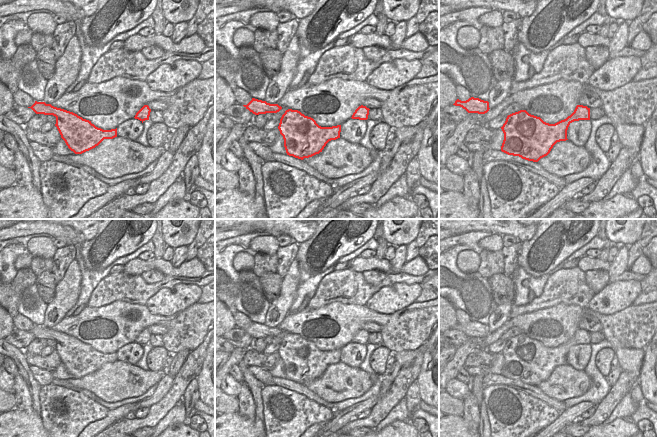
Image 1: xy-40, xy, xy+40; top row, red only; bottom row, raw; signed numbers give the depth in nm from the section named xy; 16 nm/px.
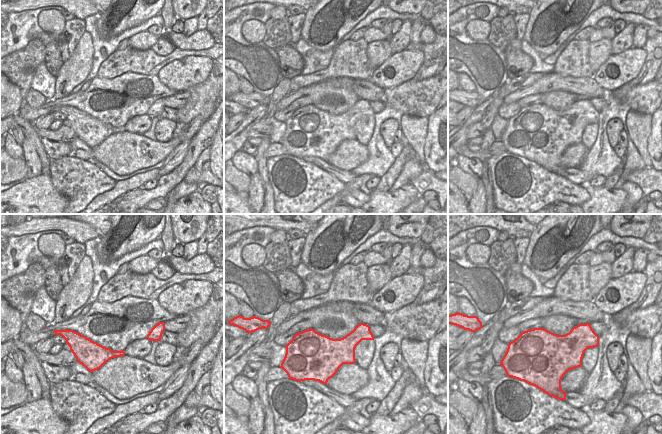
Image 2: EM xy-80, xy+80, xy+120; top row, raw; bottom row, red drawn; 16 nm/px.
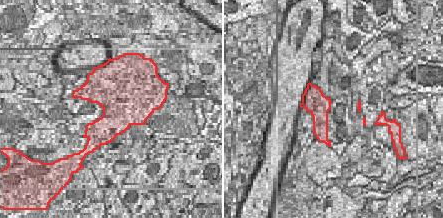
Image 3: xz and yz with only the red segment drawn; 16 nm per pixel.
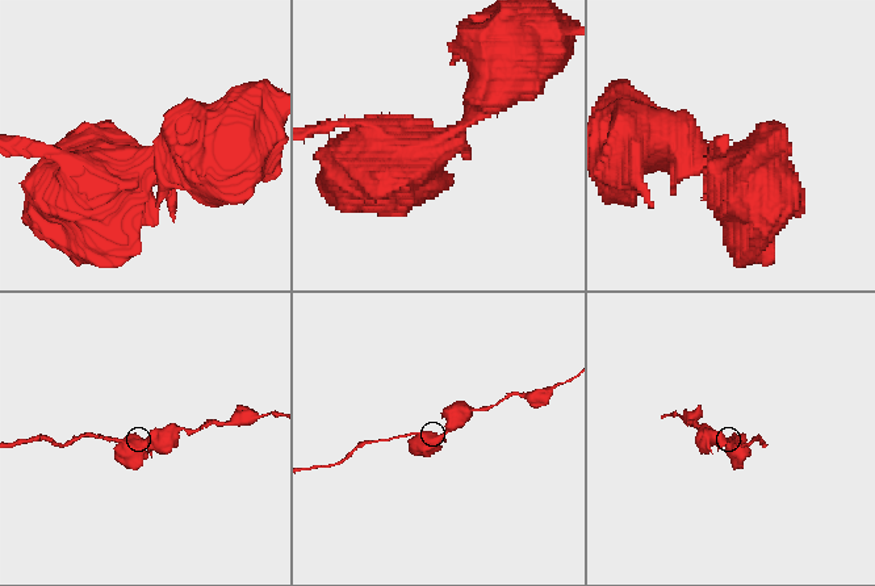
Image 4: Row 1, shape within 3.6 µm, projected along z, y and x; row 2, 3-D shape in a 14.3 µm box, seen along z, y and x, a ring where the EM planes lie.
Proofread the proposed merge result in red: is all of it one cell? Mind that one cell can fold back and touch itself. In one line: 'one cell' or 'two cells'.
one cell

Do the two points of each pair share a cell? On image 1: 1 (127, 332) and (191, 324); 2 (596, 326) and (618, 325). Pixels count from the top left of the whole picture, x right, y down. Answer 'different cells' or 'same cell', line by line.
1: same cell
2: different cells

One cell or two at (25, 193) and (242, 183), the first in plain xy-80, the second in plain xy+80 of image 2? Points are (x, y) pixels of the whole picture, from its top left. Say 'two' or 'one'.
two

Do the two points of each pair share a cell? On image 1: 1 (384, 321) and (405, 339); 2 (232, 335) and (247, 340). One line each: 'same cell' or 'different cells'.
1: same cell
2: same cell

